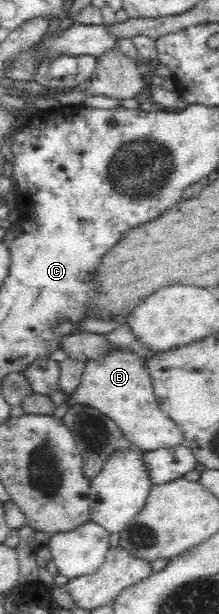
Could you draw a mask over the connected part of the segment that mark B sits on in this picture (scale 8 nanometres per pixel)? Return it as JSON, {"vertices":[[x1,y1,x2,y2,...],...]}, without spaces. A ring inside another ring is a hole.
{"vertices":[[112,347,108,354,84,361,80,384,74,394,67,398,67,404,88,404,108,415,118,423,132,445,147,451,182,445,184,431,179,424,162,412,154,394,154,385,148,371,147,357,138,356,132,350]]}

